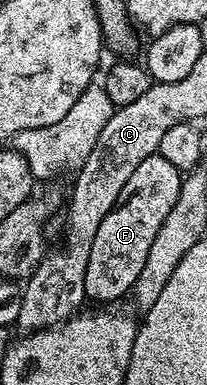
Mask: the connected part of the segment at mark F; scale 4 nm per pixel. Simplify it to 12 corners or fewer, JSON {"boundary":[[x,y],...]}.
{"boundary":[[158,152],[98,224],[84,296],[135,287],[182,171]]}

